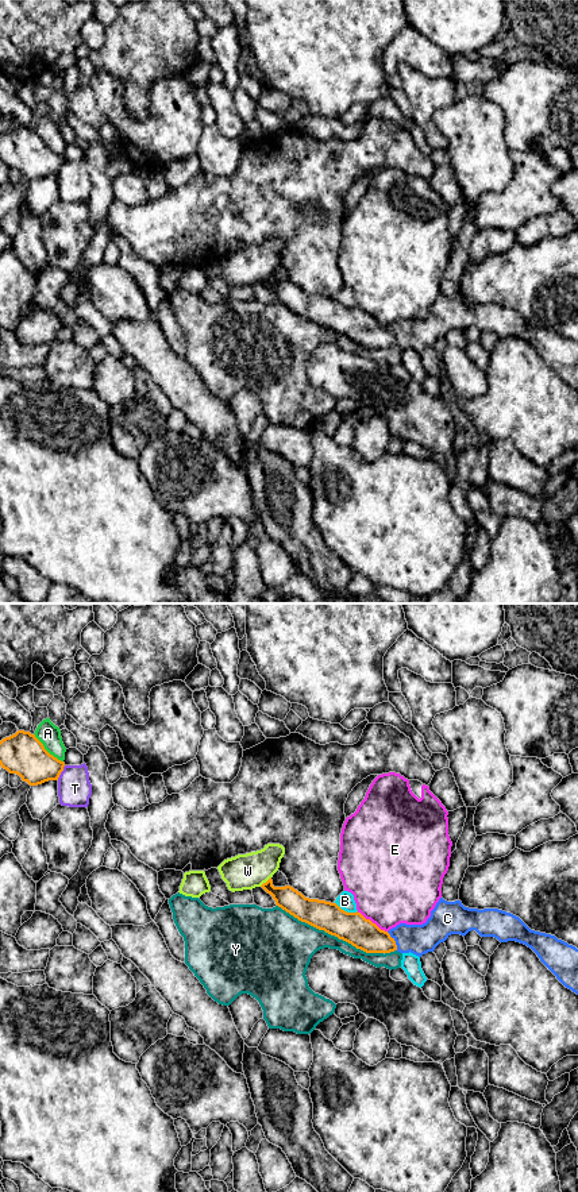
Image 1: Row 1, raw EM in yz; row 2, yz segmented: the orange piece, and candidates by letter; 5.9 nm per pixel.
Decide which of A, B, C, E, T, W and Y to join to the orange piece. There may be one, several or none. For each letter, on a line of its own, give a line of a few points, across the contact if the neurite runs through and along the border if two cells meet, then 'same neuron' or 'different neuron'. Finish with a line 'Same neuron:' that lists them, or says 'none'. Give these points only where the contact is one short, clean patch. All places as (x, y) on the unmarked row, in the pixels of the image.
A: line yz (34, 128), (42, 141), (62, 157); different neuron
B: different neuron
C: line yz (363, 330), (376, 336), (395, 336), (419, 335); same neuron
E: line yz (357, 307), (386, 327); different neuron
T: different neuron
W: different neuron
Y: different neuron
Same neuron: C

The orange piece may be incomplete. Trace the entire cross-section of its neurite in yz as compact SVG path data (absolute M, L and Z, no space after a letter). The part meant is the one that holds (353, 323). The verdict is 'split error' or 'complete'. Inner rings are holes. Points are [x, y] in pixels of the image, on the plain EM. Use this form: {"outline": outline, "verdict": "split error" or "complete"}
{"outline": "M271 273L261 281L273 292L275 300L297 313L319 325L343 335L357 344L366 348L413 348L419 352L444 337L451 329L466 331L475 325L481 332L494 332L500 337L516 336L531 343L540 356L556 371L556 374L569 385L578 390L578 344L567 337L558 335L555 331L531 325L519 312L498 305L498 304L469 304L461 296L447 297L439 294L431 312L423 320L400 319L389 327L381 325L370 315L366 315L361 308L347 308L336 298L309 294L290 281L274 282Z", "verdict": "split error"}

